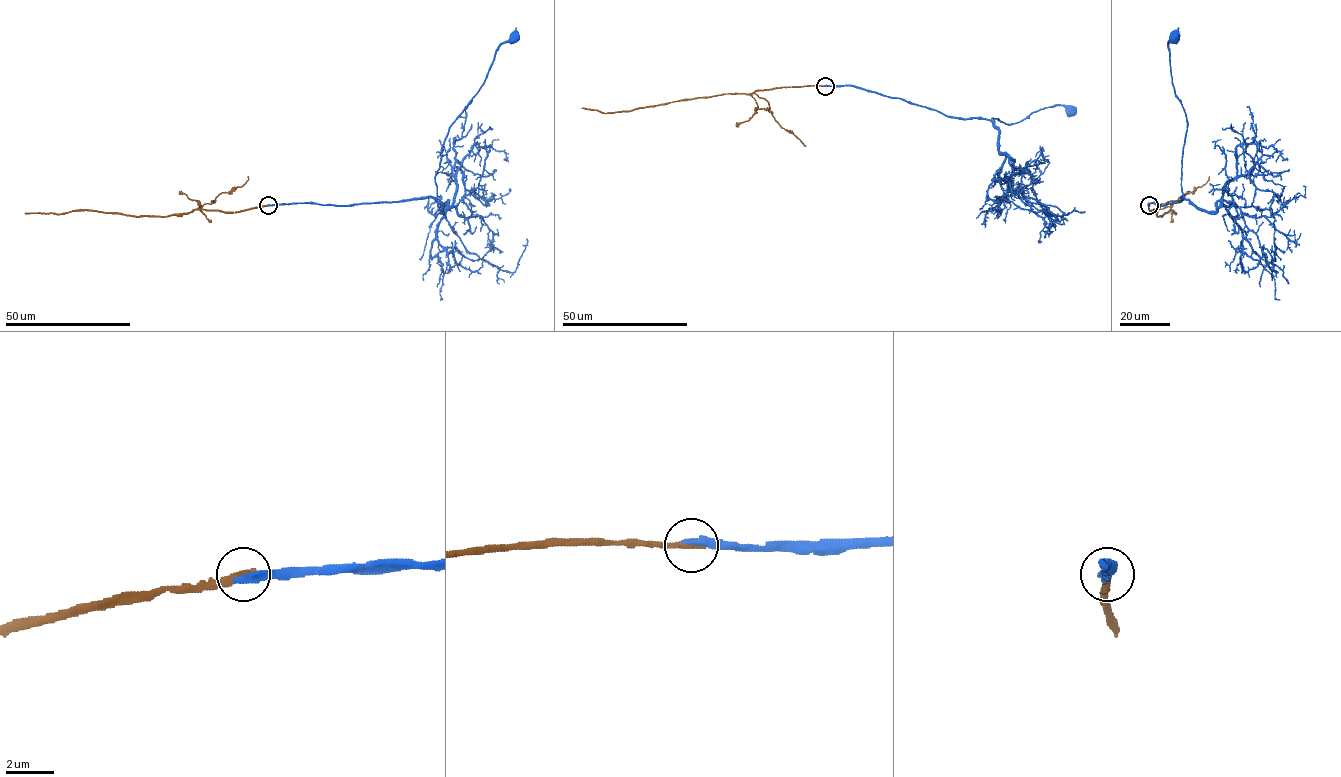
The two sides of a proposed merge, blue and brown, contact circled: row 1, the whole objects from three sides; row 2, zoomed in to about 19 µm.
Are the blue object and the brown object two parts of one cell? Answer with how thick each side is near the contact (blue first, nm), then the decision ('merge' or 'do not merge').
calibres 320 and 360 nm; do not merge

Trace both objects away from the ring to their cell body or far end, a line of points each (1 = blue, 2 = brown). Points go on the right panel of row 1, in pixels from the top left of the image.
1: (1148, 204), (1179, 202), (1184, 196), (1181, 175), (1187, 119), (1172, 81), (1168, 43), (1174, 37)
2: (1149, 204), (1149, 212), (1155, 209), (1157, 216), (1169, 210), (1176, 213), (1171, 213)

